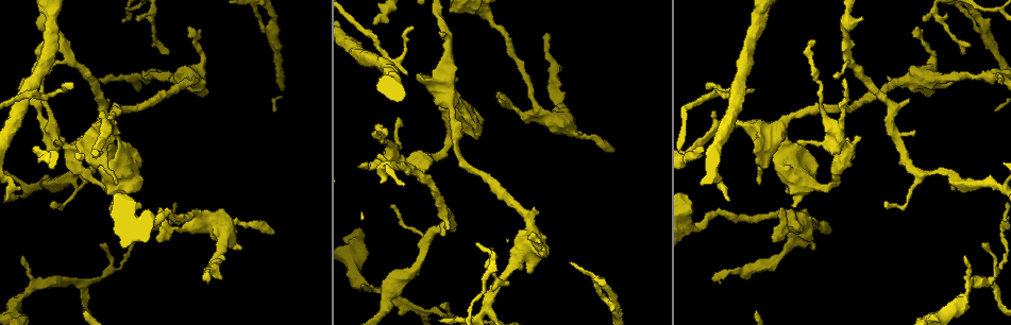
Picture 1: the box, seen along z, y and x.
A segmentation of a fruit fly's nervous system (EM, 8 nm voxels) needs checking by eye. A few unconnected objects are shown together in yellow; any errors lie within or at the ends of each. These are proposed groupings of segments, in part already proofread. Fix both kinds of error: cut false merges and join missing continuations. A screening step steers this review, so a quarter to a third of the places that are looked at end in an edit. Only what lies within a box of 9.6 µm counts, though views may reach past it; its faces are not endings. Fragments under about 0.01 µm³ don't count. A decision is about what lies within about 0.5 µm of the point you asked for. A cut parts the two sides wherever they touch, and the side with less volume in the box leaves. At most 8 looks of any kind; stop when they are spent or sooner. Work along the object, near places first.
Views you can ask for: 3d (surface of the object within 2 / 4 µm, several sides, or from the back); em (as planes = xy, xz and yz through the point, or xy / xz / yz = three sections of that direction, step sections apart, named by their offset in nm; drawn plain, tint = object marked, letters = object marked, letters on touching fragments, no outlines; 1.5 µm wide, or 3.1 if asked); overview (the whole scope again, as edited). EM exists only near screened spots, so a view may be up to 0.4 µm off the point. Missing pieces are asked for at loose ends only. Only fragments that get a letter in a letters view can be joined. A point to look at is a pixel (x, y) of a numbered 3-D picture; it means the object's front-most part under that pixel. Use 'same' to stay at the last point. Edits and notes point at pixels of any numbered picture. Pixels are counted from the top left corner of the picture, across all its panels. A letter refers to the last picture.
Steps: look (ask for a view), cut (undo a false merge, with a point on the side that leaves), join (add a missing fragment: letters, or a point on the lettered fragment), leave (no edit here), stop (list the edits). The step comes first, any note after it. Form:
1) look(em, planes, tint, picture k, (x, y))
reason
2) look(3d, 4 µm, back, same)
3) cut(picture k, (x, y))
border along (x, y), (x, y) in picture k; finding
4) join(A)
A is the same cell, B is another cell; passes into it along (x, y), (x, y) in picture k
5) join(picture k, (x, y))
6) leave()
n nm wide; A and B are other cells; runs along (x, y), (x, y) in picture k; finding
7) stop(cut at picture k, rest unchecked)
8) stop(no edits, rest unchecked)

look(em, planes, tint, picture 1, (273, 230))
branch stops here

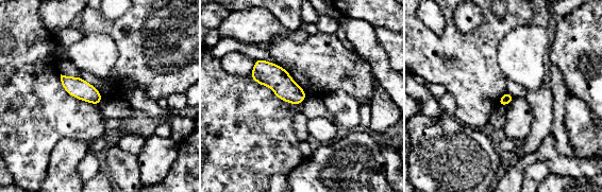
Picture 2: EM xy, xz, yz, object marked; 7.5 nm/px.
look(em, planes, letters, same)

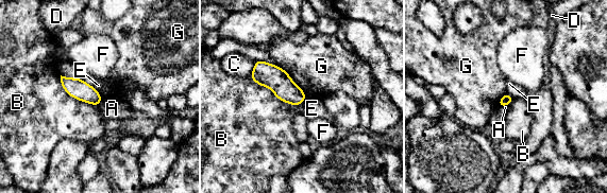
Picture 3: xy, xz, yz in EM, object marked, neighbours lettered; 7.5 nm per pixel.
leave()
A, B, C, D, E, F and G are other cells; no lettered fragment goes on from it

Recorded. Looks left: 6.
look(em, planes, tint, picture 1, (400, 118))
thin end

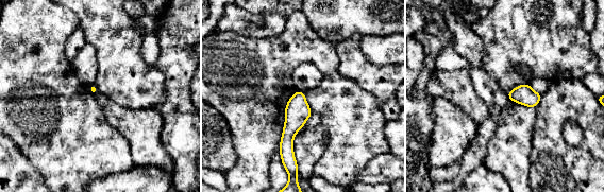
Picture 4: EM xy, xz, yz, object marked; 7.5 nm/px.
look(em, planes, letters, same)

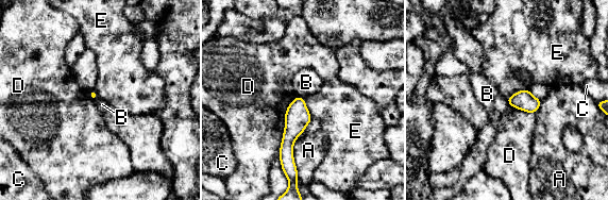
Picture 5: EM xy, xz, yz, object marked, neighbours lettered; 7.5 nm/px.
leave()
A, B, C, D and E are other cells; runs along (299, 99), (287, 161) in picture 5; none of them fits

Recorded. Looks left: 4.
look(3d, 4 µm, picture 1, (405, 73))

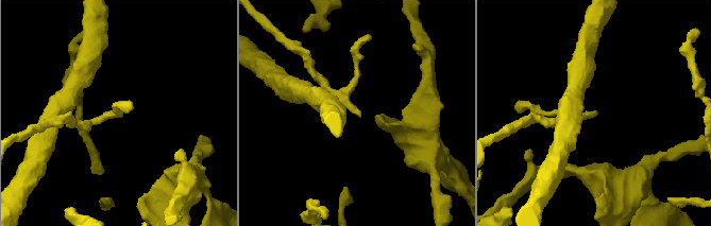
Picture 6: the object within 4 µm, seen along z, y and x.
look(em, planes, letters, picture 6, (594, 113))

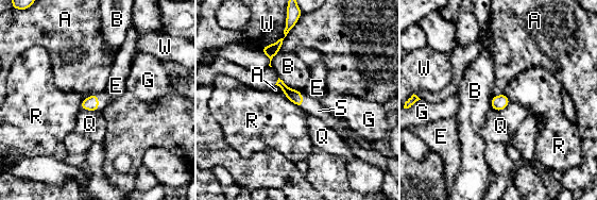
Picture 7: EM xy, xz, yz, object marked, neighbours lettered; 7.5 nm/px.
join(S)
100 nm wide; S is the same cell, A, B, E, G, Q, R and W are other cells; passes into it along (294, 96), (302, 99), (311, 106) in picture 7; the neuron continues

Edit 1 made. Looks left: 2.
stop(join at picture 7, rest unchecked)

